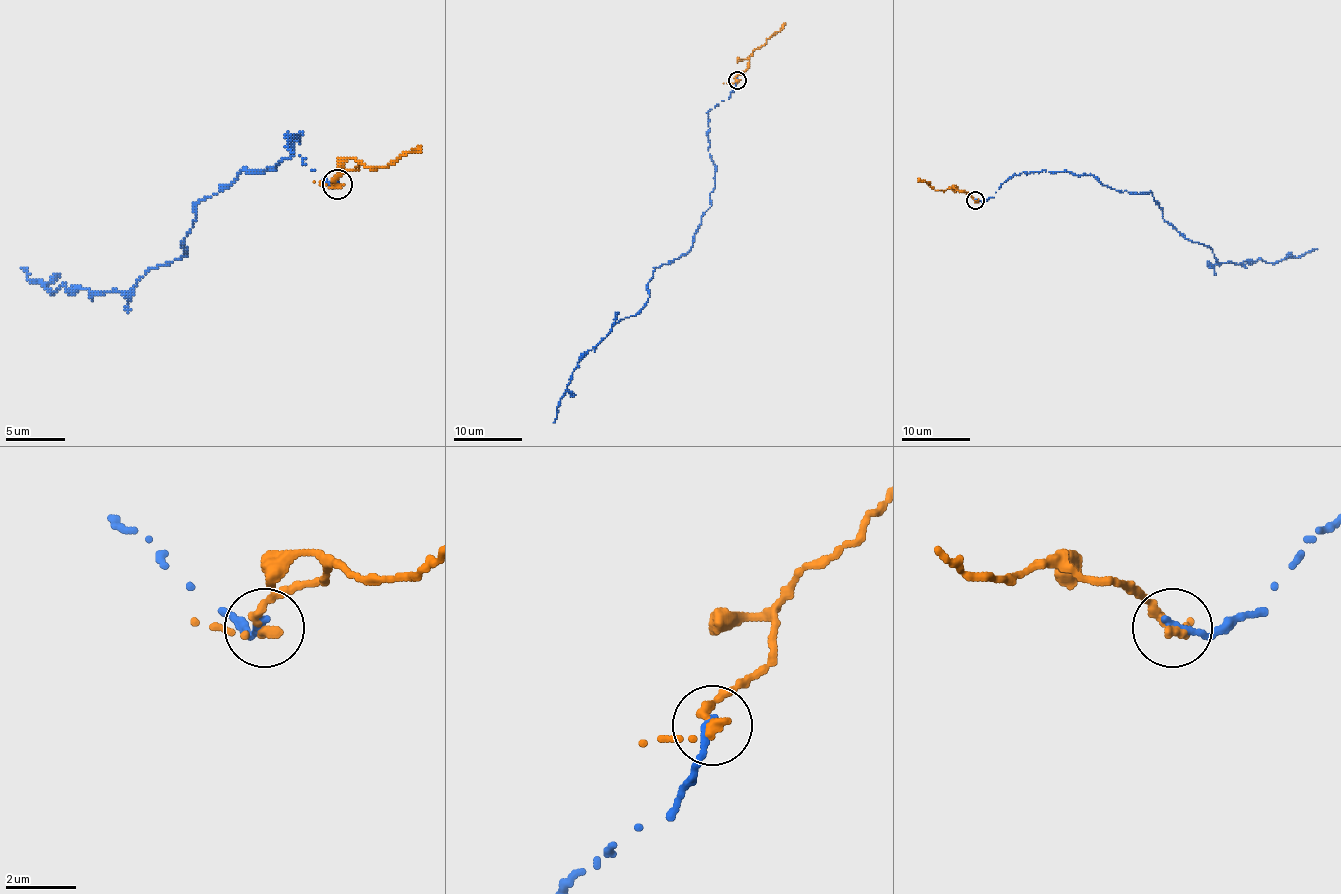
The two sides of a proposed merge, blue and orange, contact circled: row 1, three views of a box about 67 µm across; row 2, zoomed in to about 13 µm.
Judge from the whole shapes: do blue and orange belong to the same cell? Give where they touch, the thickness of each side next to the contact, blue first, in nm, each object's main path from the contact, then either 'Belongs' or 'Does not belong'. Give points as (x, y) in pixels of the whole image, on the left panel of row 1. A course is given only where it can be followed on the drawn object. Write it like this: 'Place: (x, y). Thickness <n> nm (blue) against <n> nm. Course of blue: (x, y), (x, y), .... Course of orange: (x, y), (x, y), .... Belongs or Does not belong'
Place: (337, 184). Thickness 280 nm (blue) against 240 nm. Course of blue: (338, 182), (287, 131), (293, 152), (202, 200), (184, 256), (127, 291), (53, 291), (21, 268). Course of orange: (338, 185), (344, 173), (359, 167), (359, 164), (388, 167), (409, 152), (421, 149). Belongs

